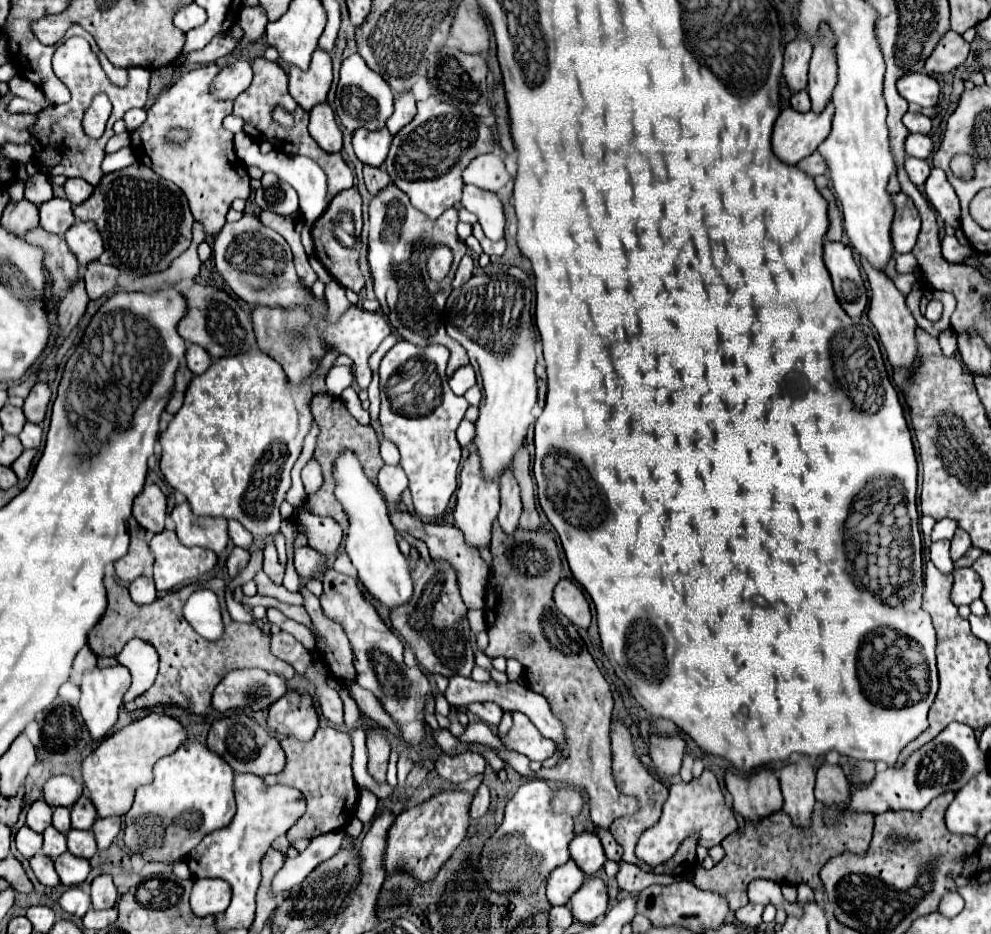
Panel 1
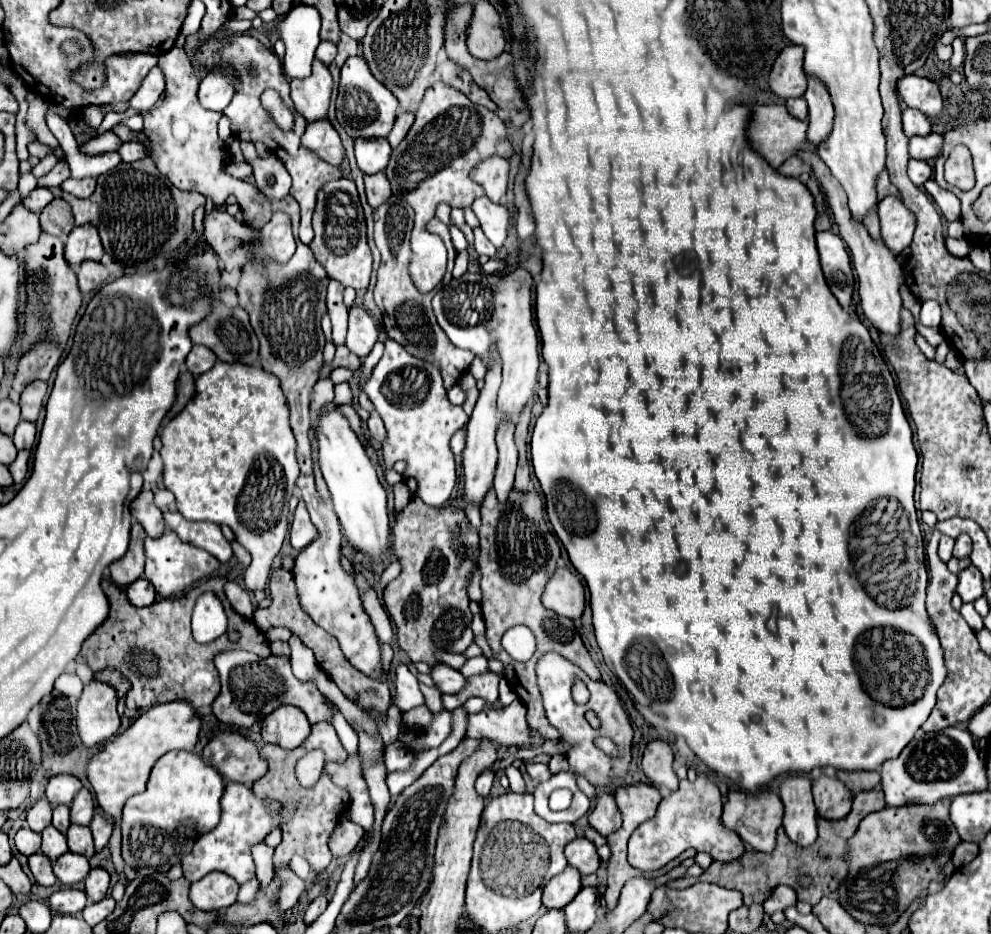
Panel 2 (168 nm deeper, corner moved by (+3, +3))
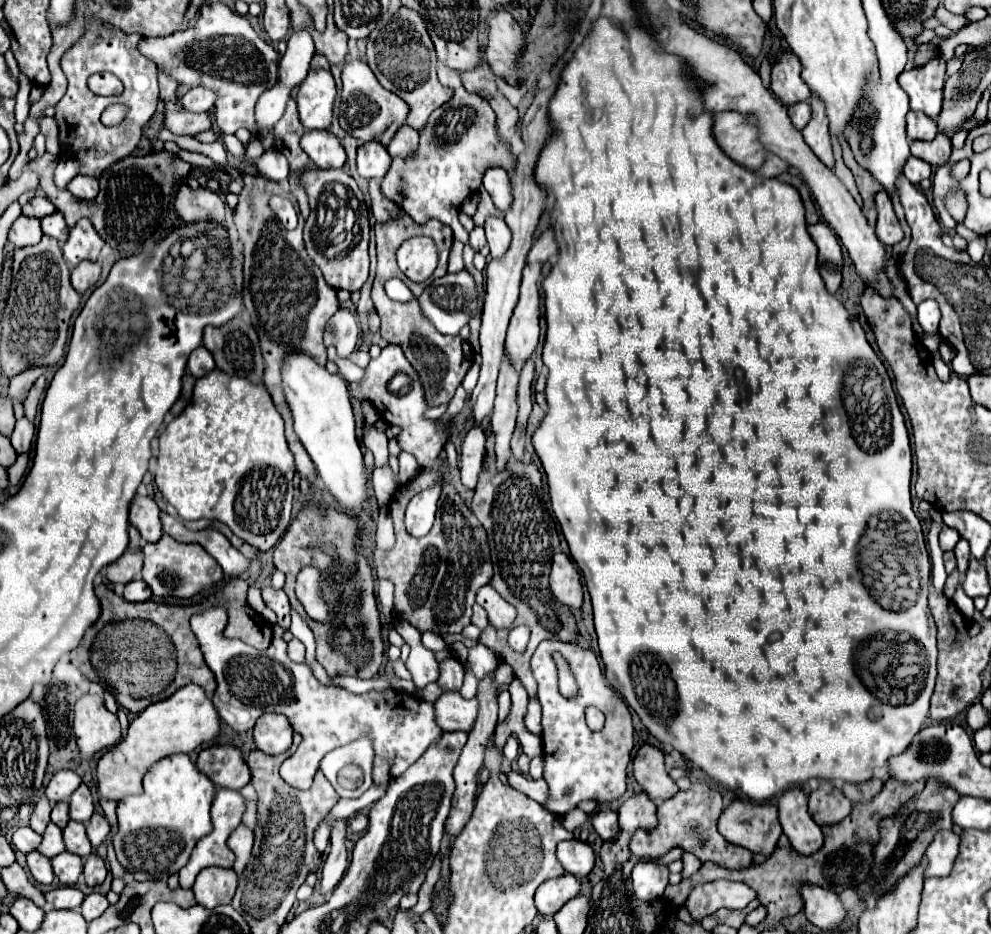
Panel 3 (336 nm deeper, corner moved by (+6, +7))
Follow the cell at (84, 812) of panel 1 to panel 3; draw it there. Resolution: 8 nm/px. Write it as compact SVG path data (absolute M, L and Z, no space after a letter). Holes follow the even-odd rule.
M82 783L70 799L70 819L72 821L80 821L86 823L94 813L94 803L92 803L92 795L86 783Z

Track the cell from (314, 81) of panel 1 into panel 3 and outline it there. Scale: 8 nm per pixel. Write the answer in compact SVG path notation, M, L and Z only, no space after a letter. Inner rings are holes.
M310 69L306 81L300 83L296 95L300 121L308 131L330 127L334 97L336 83L332 73L326 69Z

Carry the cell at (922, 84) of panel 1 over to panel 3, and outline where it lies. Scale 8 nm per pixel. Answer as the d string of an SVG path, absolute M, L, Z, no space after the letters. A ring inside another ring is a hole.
M936 57L922 67L902 71L898 77L900 87L910 97L910 109L922 111L932 119L938 119L942 109L942 87L944 87L946 61Z

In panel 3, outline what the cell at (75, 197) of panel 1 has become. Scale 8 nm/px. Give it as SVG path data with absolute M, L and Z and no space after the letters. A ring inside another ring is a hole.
M80 175L68 183L68 191L78 199L94 199L98 195L98 179Z

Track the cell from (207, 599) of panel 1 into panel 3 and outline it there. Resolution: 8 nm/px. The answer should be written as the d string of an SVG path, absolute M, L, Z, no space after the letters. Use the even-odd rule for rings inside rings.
M214 605L190 619L190 627L200 643L204 659L216 675L218 687L212 703L220 719L224 719L236 733L250 731L256 719L264 713L282 713L288 717L292 729L304 739L296 753L280 767L280 775L288 785L308 789L320 759L328 751L342 747L360 735L370 735L374 739L374 783L386 783L390 777L402 775L432 743L440 741L444 731L436 723L434 703L416 701L416 697L398 691L354 695L340 687L324 687L316 681L308 665L294 663L288 657L286 641L282 637L274 637L270 647L260 651L240 639L226 639L220 631L220 627L226 625L226 619L228 615L222 605Z

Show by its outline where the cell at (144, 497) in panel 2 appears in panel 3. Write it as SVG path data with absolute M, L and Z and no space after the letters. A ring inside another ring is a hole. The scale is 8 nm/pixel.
M136 495L130 501L130 523L138 527L144 541L158 541L162 537L162 523L160 523L160 509L148 495Z

